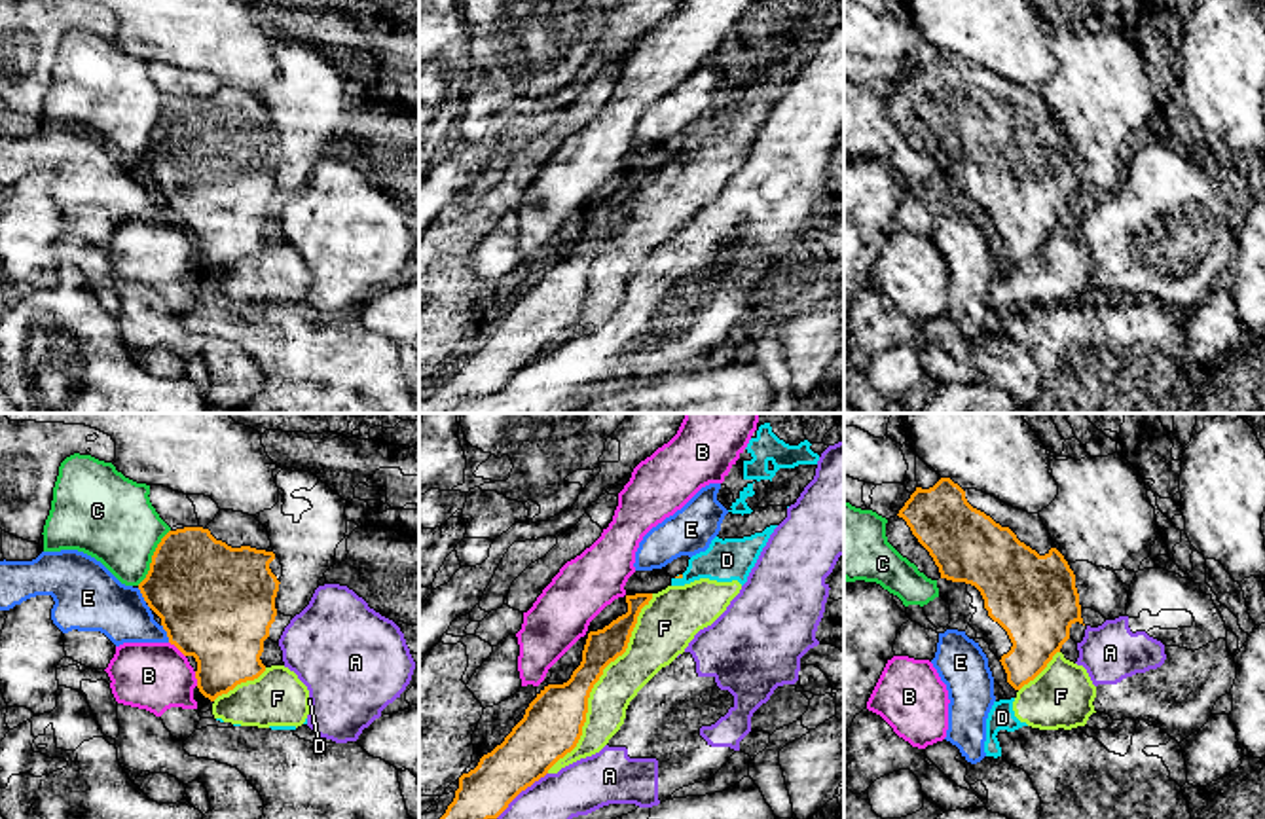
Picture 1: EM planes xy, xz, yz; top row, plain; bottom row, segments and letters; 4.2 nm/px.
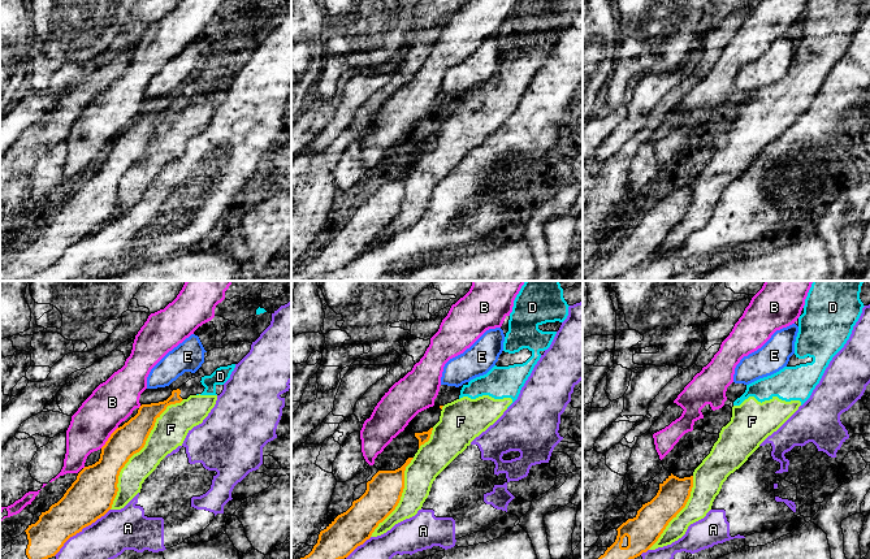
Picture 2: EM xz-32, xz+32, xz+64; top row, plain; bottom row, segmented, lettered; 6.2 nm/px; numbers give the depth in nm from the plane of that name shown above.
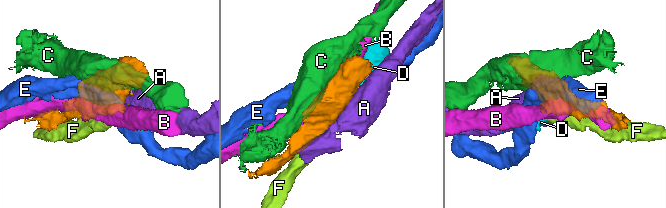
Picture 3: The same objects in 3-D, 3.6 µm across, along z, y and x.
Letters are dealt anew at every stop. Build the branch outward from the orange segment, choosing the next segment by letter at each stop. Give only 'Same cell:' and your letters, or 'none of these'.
Same cell: none of these

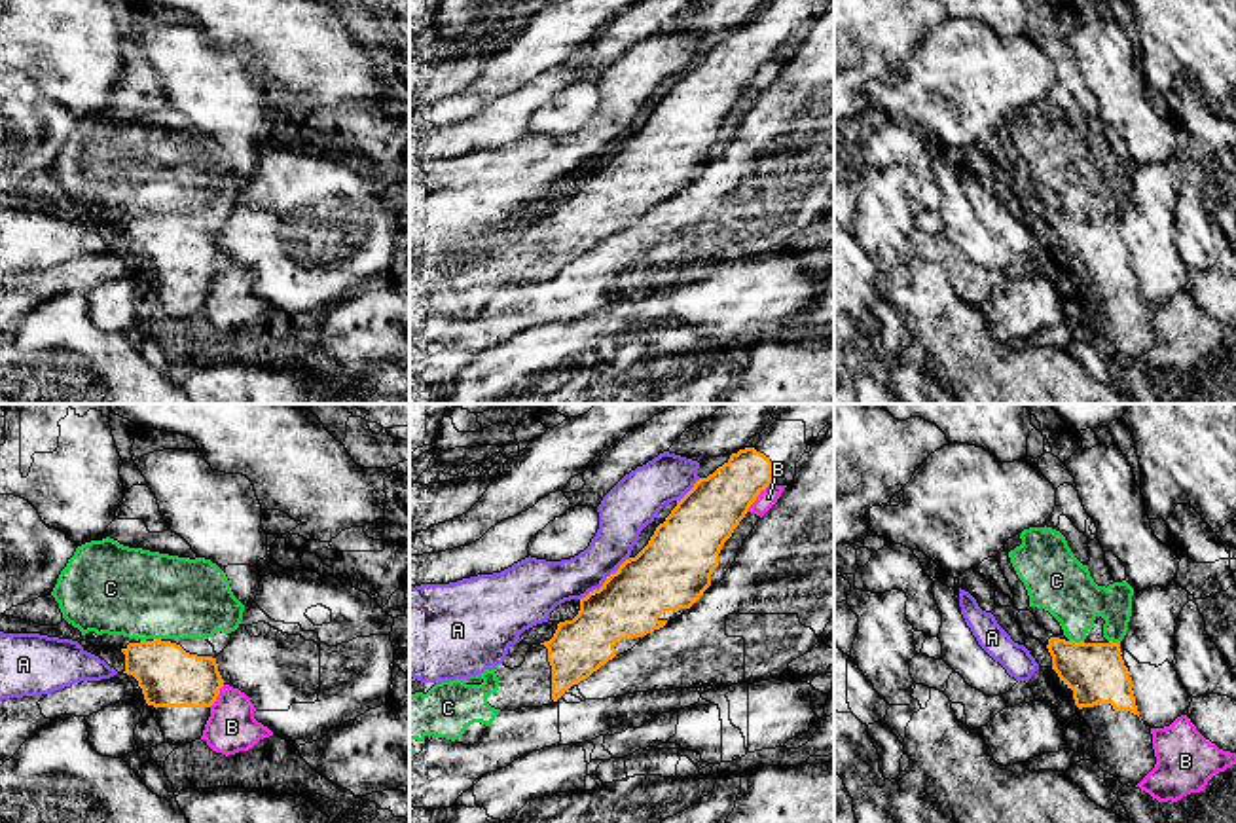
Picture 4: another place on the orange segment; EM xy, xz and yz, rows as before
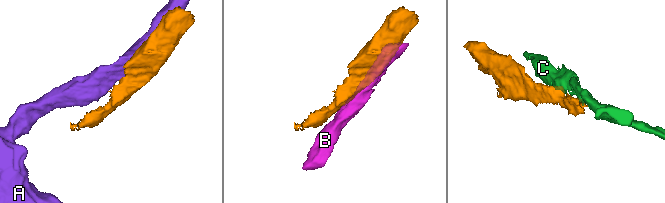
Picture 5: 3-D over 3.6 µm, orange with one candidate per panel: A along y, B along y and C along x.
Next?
Same cell: C

